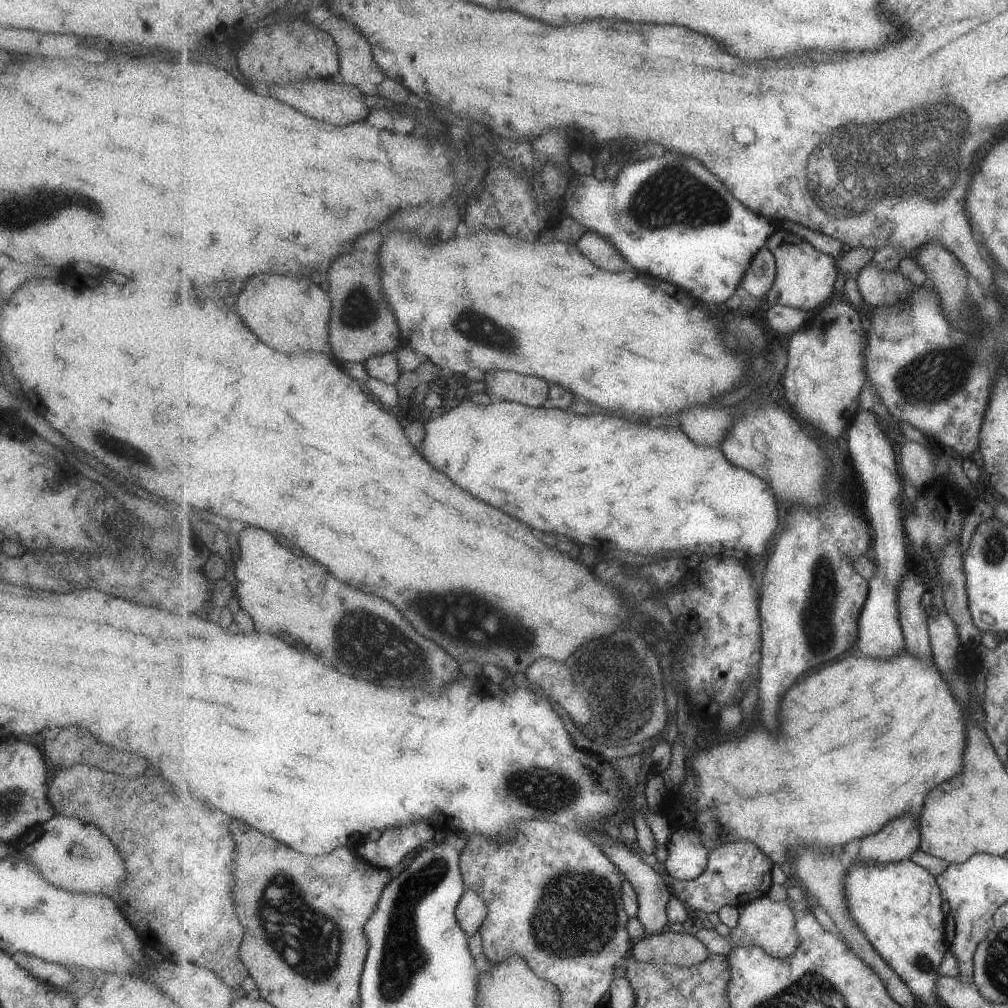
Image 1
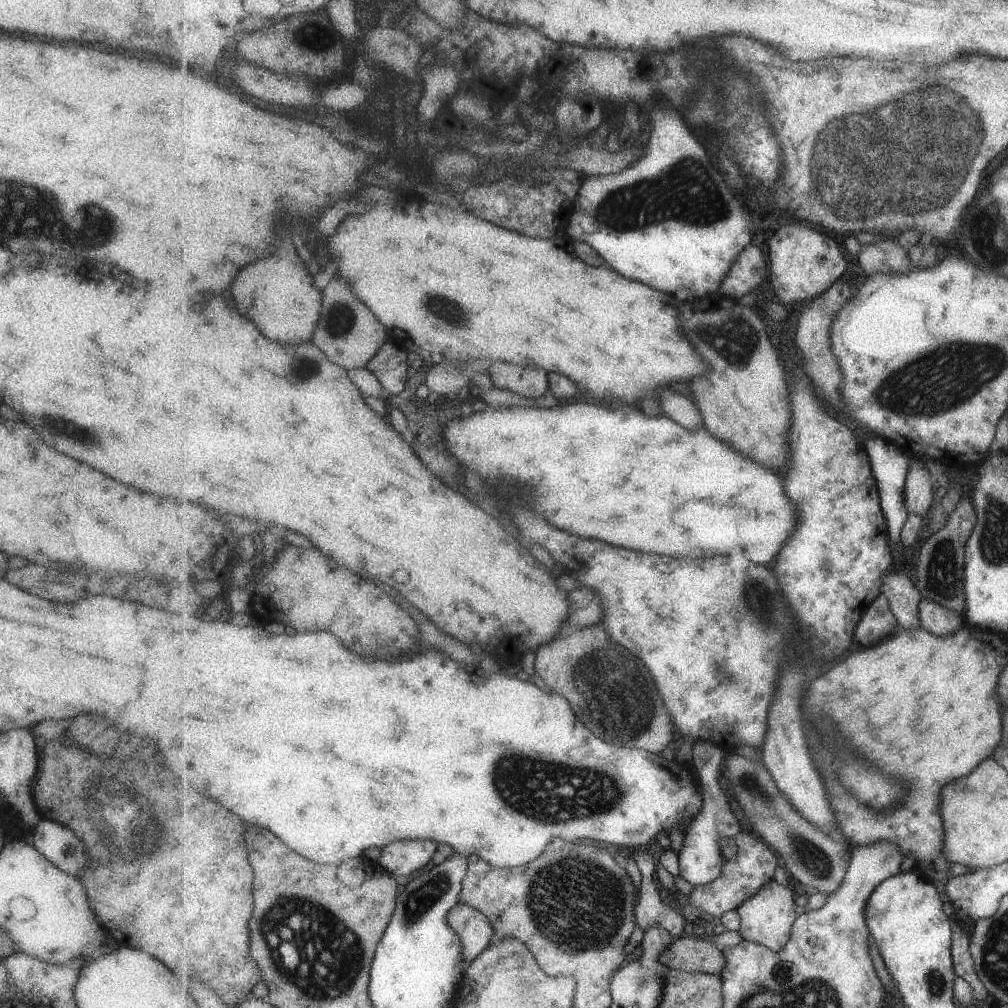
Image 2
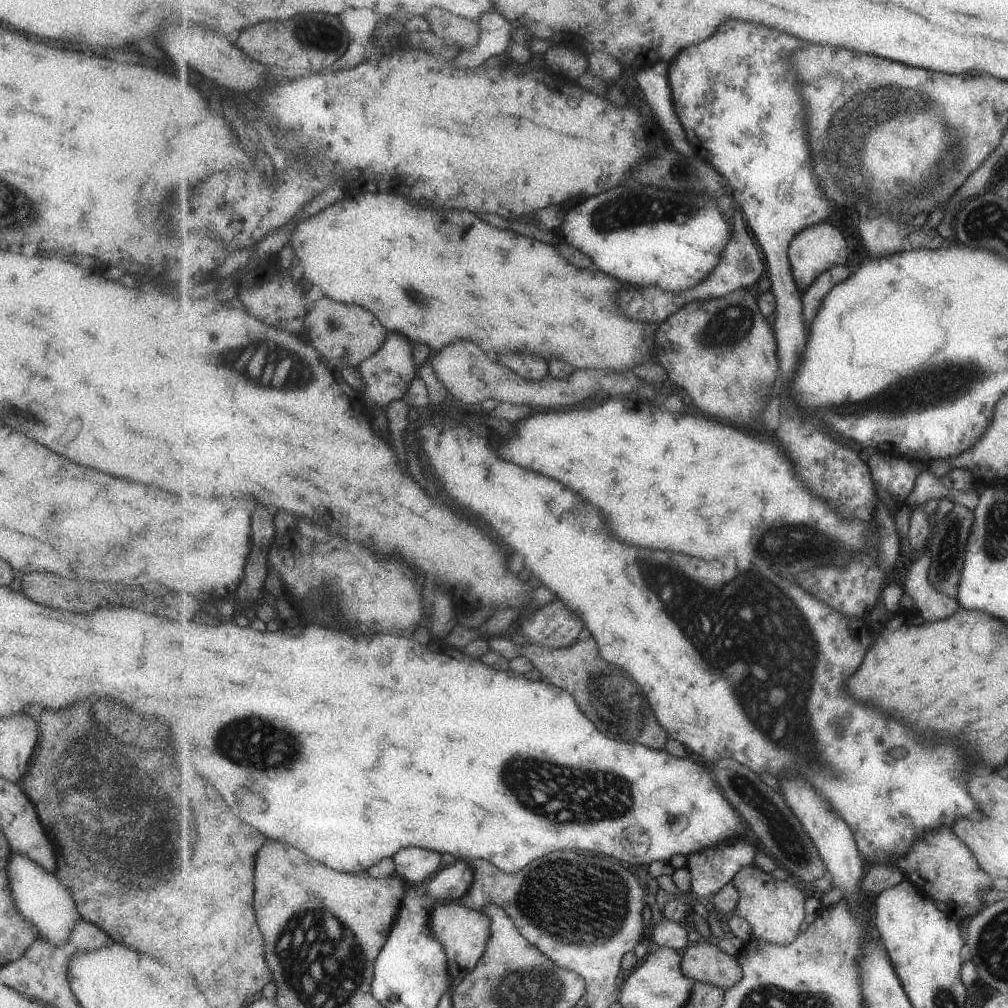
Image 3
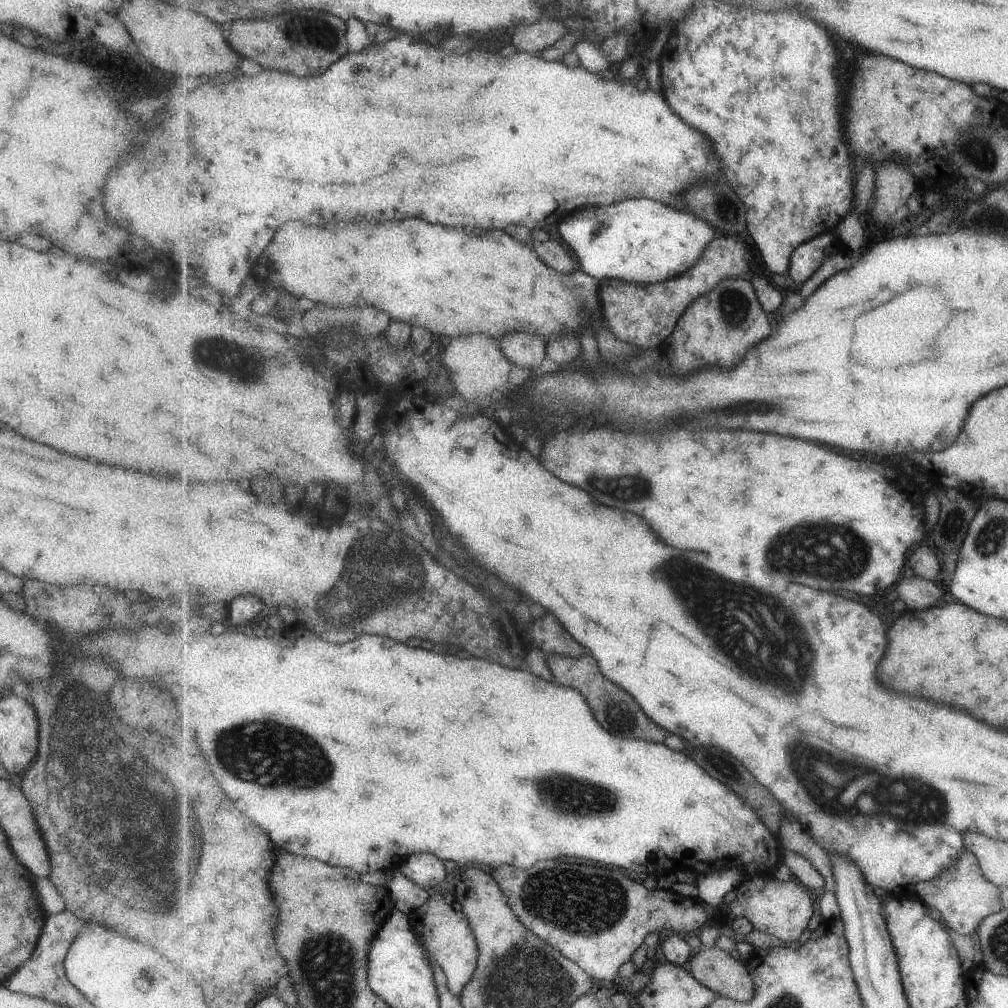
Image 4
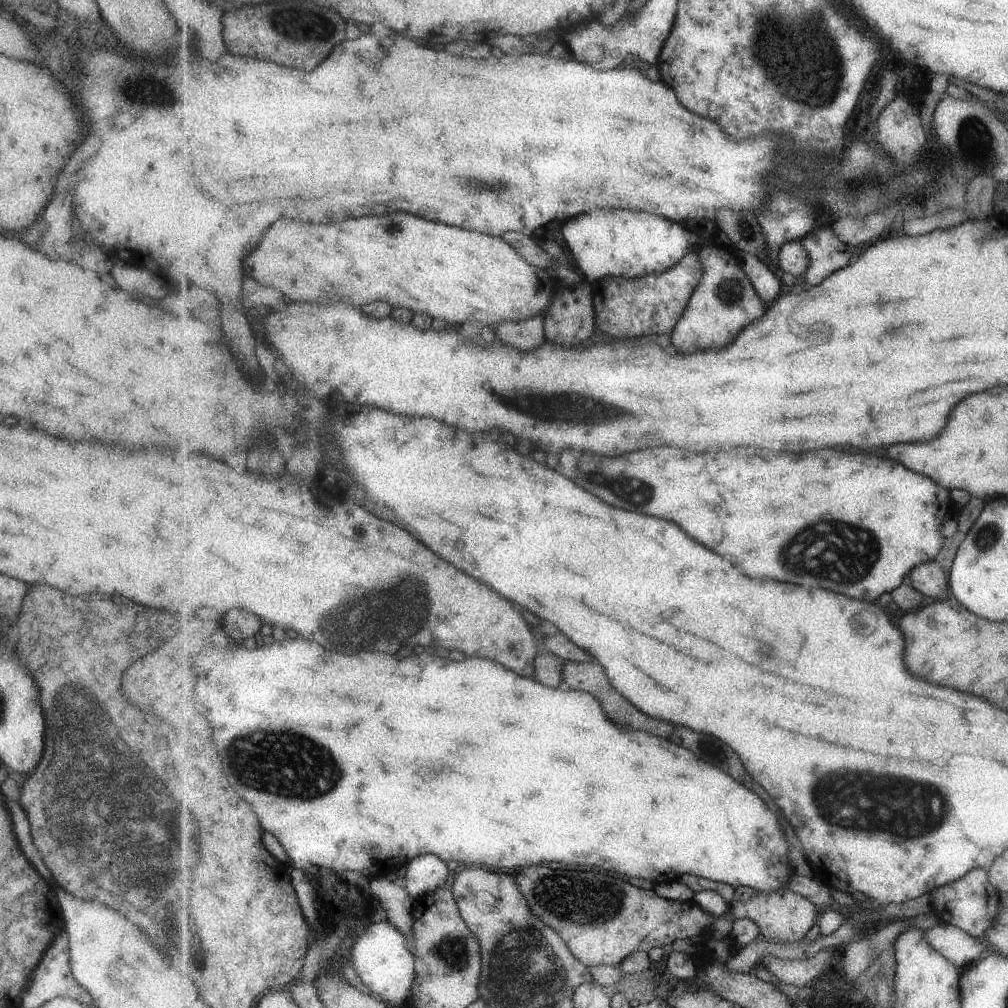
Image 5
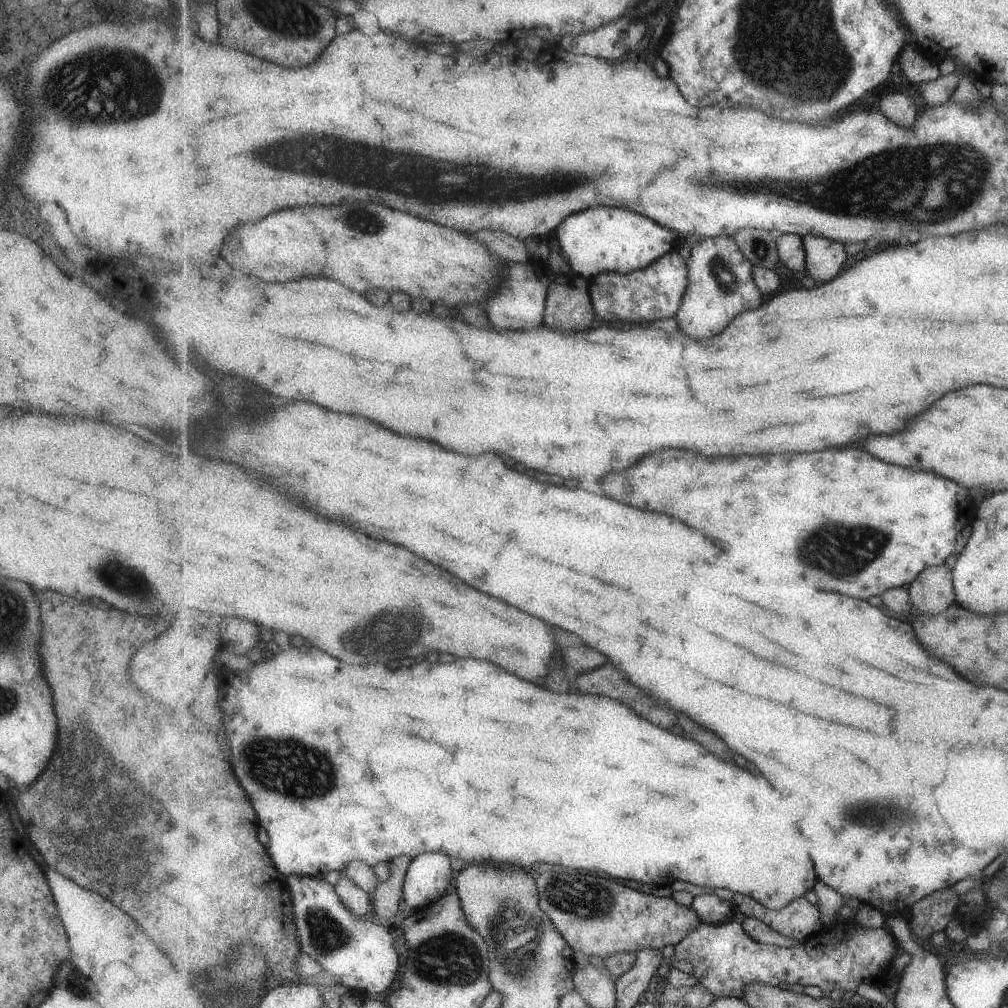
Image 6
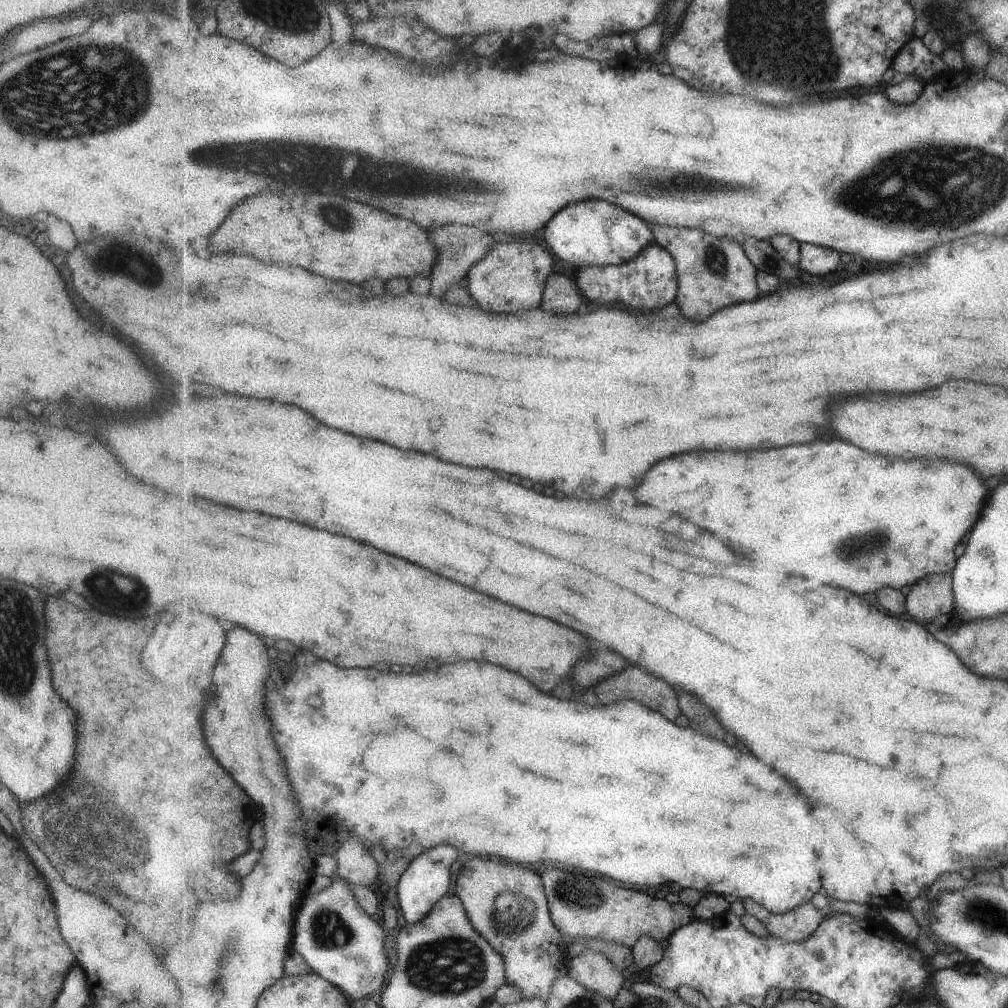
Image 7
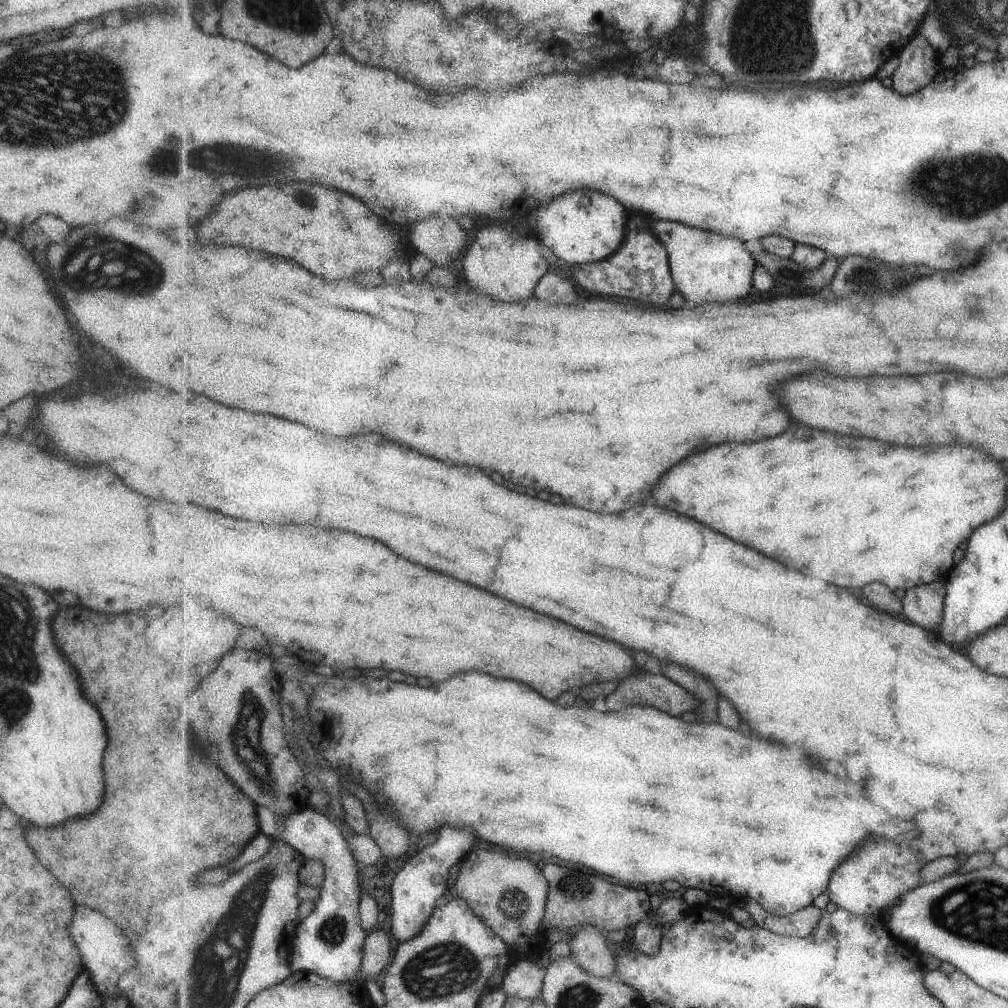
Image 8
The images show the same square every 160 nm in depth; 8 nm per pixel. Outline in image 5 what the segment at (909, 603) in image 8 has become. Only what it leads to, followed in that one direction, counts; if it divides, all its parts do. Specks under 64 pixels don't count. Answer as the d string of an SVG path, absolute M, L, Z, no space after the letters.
M930 560L916 566L910 574L911 583L919 592L922 592L928 602L942 601L949 598L951 593L950 578L947 578L943 566Z

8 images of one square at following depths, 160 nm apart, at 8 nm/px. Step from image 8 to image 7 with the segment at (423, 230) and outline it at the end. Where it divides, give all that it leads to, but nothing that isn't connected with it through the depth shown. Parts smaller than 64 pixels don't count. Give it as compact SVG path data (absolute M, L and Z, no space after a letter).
M451 224L451 226L443 226L443 228L428 228L431 240L437 245L440 255L437 266L432 274L433 294L435 296L443 296L447 292L447 288L453 283L460 283L463 278L467 277L471 267L481 259L484 259L492 248L498 243L495 238L487 232L483 232L482 228L463 224Z

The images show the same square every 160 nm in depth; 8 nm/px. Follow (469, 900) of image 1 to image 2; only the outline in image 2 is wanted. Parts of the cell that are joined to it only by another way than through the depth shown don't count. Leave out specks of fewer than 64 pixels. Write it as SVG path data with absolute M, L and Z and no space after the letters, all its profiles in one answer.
M462 901L451 910L450 914L447 914L447 924L461 938L463 960L467 969L489 948L491 936L497 935L491 919L482 911Z

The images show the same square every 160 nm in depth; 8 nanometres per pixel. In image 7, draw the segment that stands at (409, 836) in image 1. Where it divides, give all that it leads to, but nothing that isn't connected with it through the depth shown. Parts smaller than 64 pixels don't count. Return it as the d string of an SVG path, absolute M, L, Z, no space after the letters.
M439 846L423 850L415 857L403 872L398 884L399 905L407 923L413 924L422 921L434 906L438 904L451 888L451 866L457 861L463 861L459 850L453 846Z

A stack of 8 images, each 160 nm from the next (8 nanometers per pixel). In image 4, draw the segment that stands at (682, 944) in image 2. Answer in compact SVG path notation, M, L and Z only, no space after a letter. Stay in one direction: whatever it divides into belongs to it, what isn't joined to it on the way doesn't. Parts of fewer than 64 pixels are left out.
M701 947L689 960L694 977L719 996L747 1002L753 998L756 984L752 970L743 959L735 959L718 947Z

